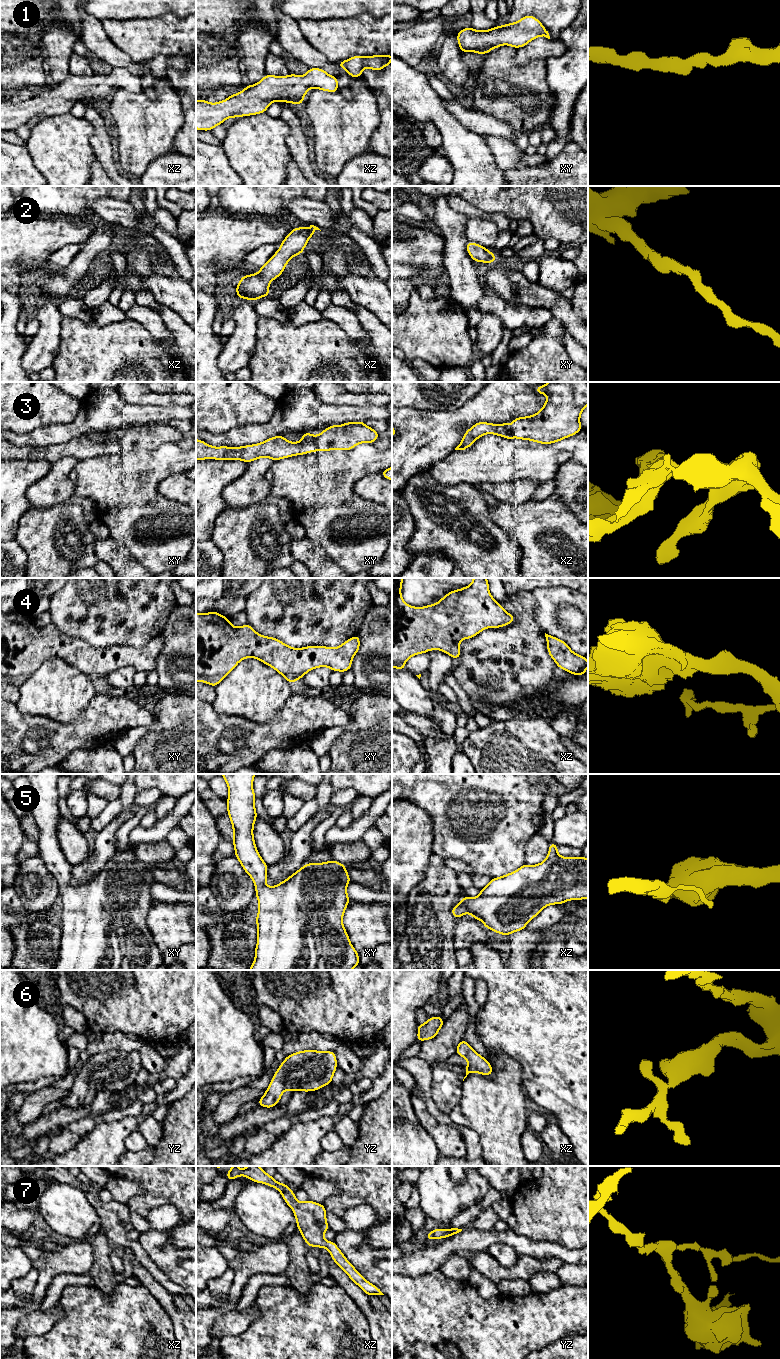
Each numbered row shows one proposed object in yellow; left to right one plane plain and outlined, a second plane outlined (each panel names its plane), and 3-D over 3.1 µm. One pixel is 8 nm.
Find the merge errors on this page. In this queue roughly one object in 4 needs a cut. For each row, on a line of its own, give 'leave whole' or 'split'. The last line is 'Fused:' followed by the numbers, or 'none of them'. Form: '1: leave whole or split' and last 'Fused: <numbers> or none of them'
1: leave whole
2: leave whole
3: leave whole
4: leave whole
5: leave whole
6: leave whole
7: leave whole
Fused: none of them

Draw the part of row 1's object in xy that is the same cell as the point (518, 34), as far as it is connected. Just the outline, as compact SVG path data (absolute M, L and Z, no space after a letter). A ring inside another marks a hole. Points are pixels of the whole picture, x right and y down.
M528 15L515 23L498 25L489 30L464 28L457 33L457 41L462 53L476 52L483 55L503 44L516 49L526 46L539 36L550 39L542 23L536 17Z

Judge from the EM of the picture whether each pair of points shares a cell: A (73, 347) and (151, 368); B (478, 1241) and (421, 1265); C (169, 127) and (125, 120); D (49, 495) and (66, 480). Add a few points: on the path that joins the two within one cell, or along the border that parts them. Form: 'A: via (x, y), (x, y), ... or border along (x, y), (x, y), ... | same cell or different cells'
A: via (92, 360), (100, 368), (132, 368) | same cell
B: via (464, 1242), (452, 1245), (435, 1256) | same cell
C: via (158, 124), (136, 121) | same cell
D: via (53, 491), (62, 482) | same cell

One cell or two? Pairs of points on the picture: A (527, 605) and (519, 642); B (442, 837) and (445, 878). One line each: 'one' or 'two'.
A: one
B: two

